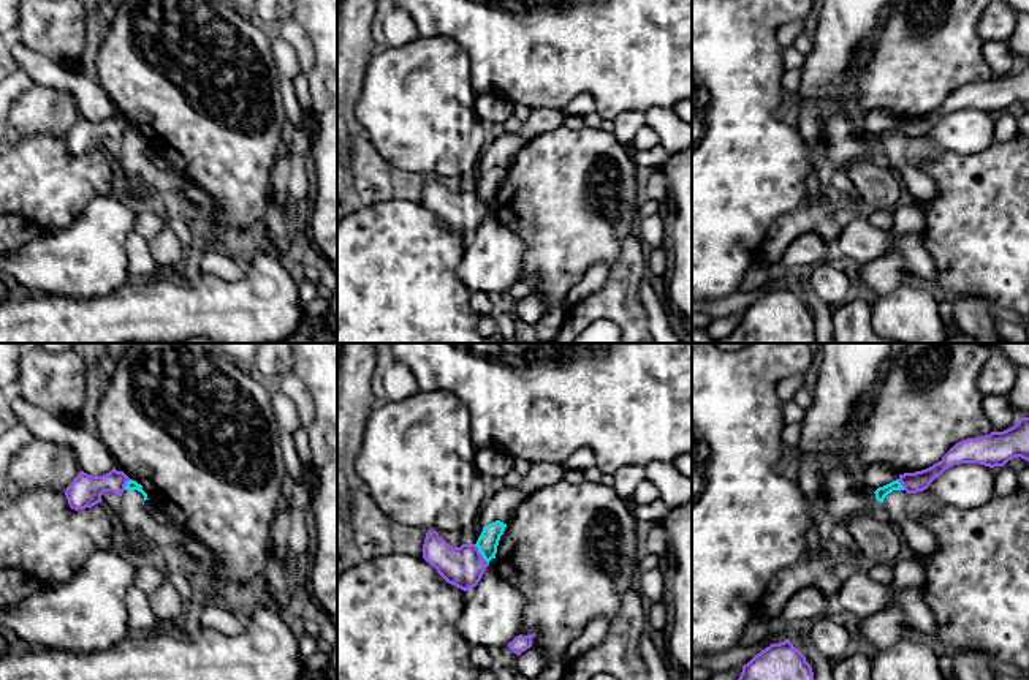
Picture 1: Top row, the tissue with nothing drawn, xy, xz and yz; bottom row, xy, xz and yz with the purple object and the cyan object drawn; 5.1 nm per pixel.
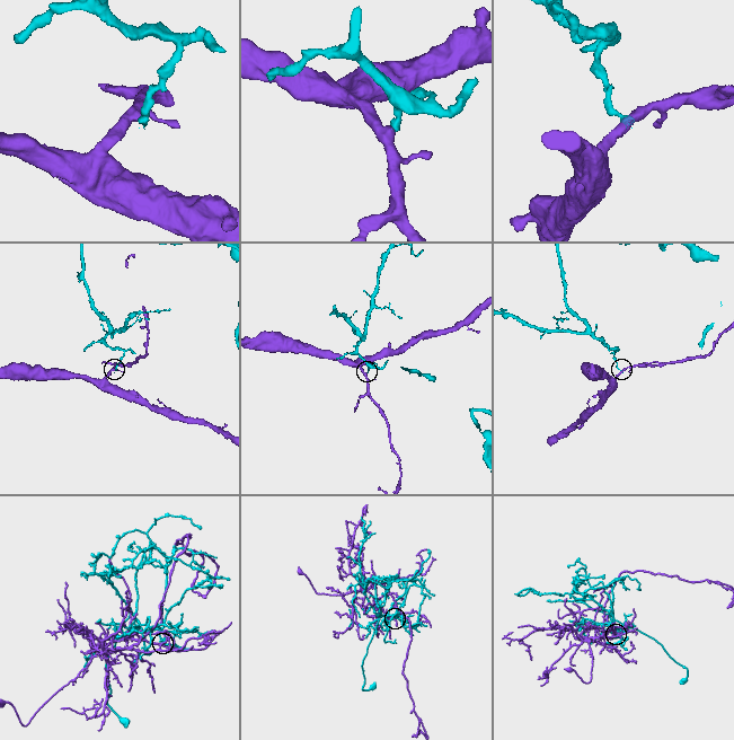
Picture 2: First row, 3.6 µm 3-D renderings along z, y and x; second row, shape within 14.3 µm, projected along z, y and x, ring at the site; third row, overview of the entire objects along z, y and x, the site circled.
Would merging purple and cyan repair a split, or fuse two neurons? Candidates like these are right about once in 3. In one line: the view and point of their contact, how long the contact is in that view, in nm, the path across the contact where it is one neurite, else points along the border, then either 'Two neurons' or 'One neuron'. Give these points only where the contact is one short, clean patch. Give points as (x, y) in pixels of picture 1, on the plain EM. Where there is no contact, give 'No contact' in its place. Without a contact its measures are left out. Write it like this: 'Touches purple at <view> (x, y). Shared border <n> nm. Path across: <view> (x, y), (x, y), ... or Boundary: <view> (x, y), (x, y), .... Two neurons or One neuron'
Touches purple at xz (480, 200). Shared border 130 nm. Boundary: xz (474, 190), (488, 209). Two neurons

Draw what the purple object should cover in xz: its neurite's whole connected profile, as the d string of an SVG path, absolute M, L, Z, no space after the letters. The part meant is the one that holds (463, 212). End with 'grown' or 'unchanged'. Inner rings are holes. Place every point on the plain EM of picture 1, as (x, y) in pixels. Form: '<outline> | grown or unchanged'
M427 177L423 204L451 231L467 237L481 226L489 209L475 190L450 191L437 177Z | unchanged

